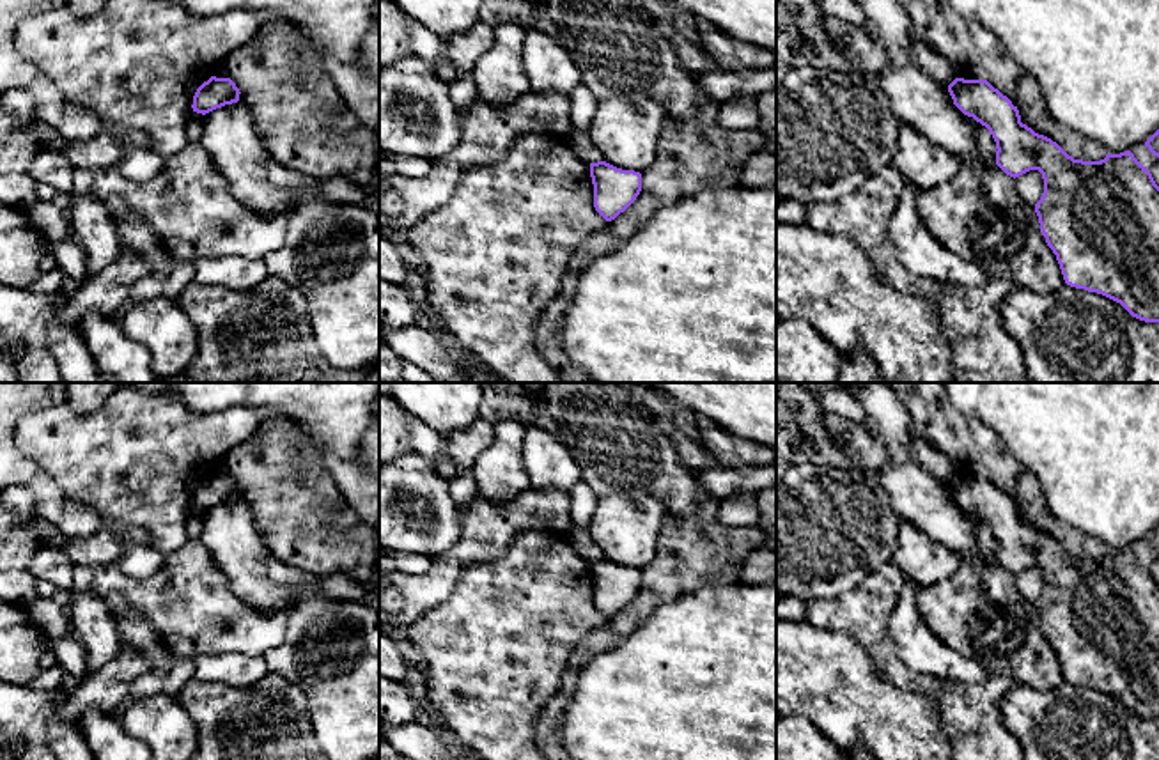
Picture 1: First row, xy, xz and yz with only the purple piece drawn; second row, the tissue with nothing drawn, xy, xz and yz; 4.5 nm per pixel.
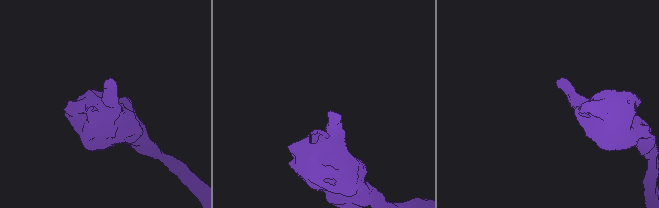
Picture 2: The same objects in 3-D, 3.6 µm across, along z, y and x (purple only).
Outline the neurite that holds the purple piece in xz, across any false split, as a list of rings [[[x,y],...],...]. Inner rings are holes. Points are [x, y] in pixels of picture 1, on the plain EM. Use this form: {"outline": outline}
{"outline": [[[606,558],[590,560],[594,604],[606,617],[624,609],[642,588],[642,570],[622,567]]]}

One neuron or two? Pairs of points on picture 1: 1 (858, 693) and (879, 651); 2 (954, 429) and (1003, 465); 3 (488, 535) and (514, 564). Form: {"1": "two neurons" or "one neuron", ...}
{"1": "two neurons", "2": "one neuron", "3": "two neurons"}

